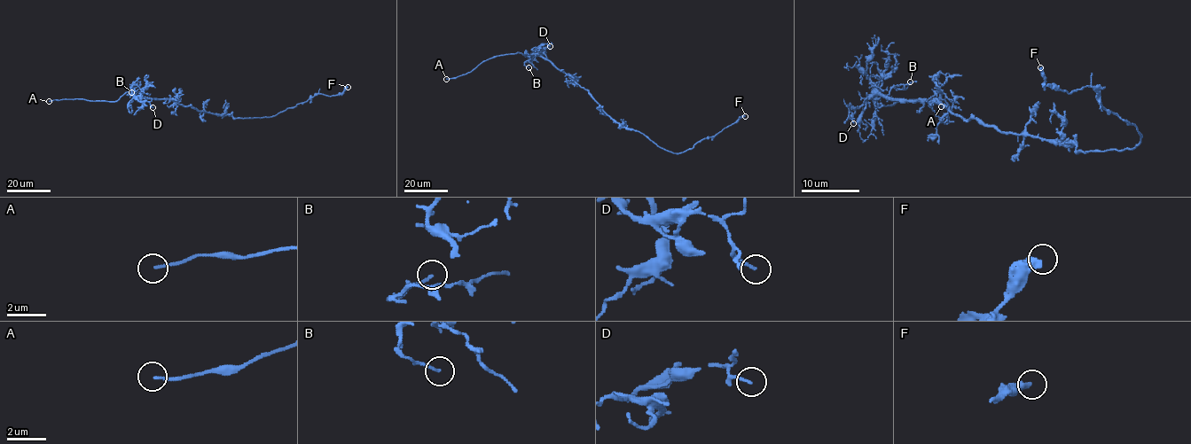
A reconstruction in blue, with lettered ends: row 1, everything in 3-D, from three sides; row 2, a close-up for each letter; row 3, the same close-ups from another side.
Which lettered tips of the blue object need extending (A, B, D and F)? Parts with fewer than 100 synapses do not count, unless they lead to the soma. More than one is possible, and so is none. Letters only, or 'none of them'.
A

